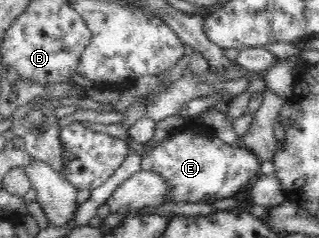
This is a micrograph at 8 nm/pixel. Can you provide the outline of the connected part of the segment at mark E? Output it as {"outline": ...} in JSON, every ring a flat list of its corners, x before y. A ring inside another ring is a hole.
{"outline":[[192,121,184,125,180,133,144,152,141,169,158,173,166,182,168,203,198,203,236,197,260,171,261,162,250,150,231,147,218,137,208,135,198,121]]}

